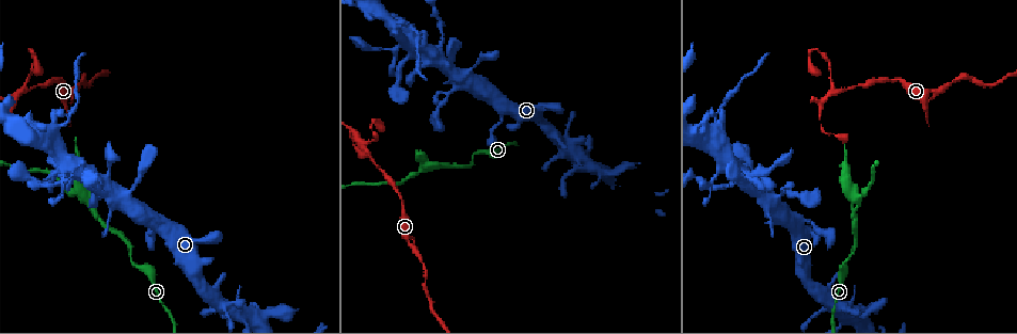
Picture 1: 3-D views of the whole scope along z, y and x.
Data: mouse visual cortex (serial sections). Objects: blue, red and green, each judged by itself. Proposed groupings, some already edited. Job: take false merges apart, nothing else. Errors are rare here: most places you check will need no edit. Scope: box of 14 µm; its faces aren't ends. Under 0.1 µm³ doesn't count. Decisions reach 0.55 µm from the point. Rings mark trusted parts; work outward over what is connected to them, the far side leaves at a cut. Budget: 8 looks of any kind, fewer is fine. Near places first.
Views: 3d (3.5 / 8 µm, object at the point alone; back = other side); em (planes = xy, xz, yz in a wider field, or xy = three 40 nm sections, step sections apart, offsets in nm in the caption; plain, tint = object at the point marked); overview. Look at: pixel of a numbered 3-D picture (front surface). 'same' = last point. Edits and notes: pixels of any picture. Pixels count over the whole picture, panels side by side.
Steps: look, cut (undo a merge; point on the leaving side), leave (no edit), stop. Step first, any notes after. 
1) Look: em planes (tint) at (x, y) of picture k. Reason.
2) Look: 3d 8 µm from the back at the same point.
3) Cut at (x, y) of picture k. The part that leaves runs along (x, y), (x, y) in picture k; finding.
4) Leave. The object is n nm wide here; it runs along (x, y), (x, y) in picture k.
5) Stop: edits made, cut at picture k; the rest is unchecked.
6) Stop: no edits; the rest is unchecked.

Look: 3d 3.5 µm from the back at (403, 207) of picture 1. Thick turns thin.

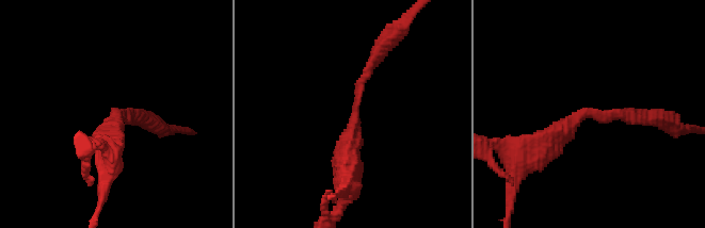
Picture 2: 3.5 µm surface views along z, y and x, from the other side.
Look: em xy step 3 (tint) at (597, 114) of picture 2. The arms are 150, 350 nm wide; need the tissue.

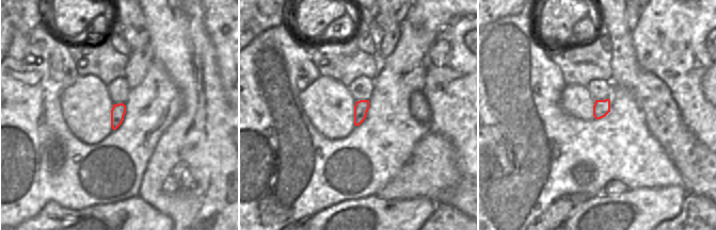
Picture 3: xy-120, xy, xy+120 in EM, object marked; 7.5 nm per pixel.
Leave. The object is 110 nm wide here; it runs along (349, 166), (358, 84), (384, 44) in picture 2; one cell here.

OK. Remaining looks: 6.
Look: 3d 8 µm at (835, 91) of picture 1. A fork.

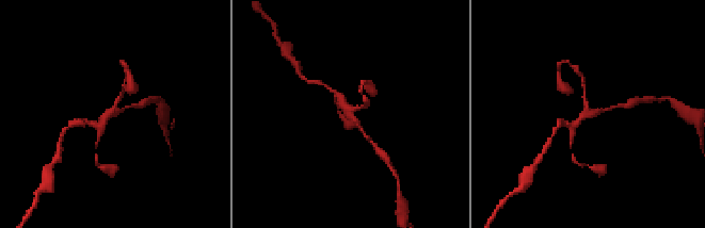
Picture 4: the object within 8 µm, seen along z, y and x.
Look: em xy step 5 (tint) at (350, 113) of picture 4. Shape alone is not enough.

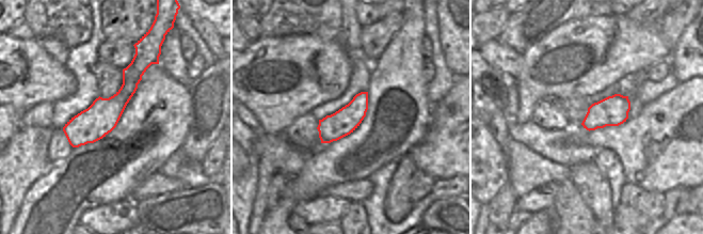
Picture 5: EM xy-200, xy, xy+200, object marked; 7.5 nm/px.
Leave. It runs along (369, 139), (338, 95) in picture 4; one cell here.

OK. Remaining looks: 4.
Look: 3d 3.5 µm at (856, 197) of picture 1.

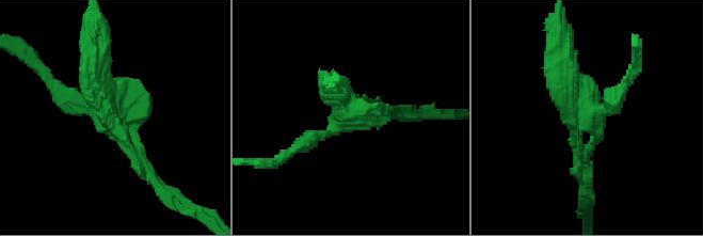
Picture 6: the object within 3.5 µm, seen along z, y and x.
Look: em planes (tint) at (590, 114) of picture 6.

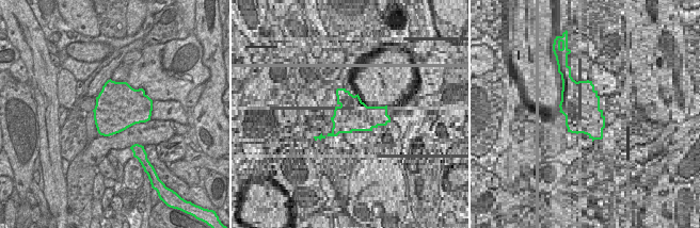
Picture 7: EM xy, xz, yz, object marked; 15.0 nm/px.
Look: em xy step 2 (tint) at the same point.

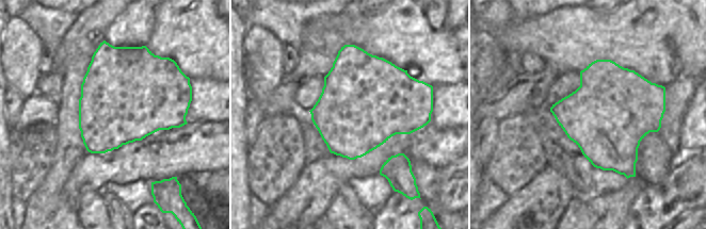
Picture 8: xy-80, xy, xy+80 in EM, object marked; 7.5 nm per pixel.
Cut at (564, 54) of picture 6. Two cells meet here.

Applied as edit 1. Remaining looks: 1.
Stop: edits made, cut at picture 6; the rest is unchecked.

